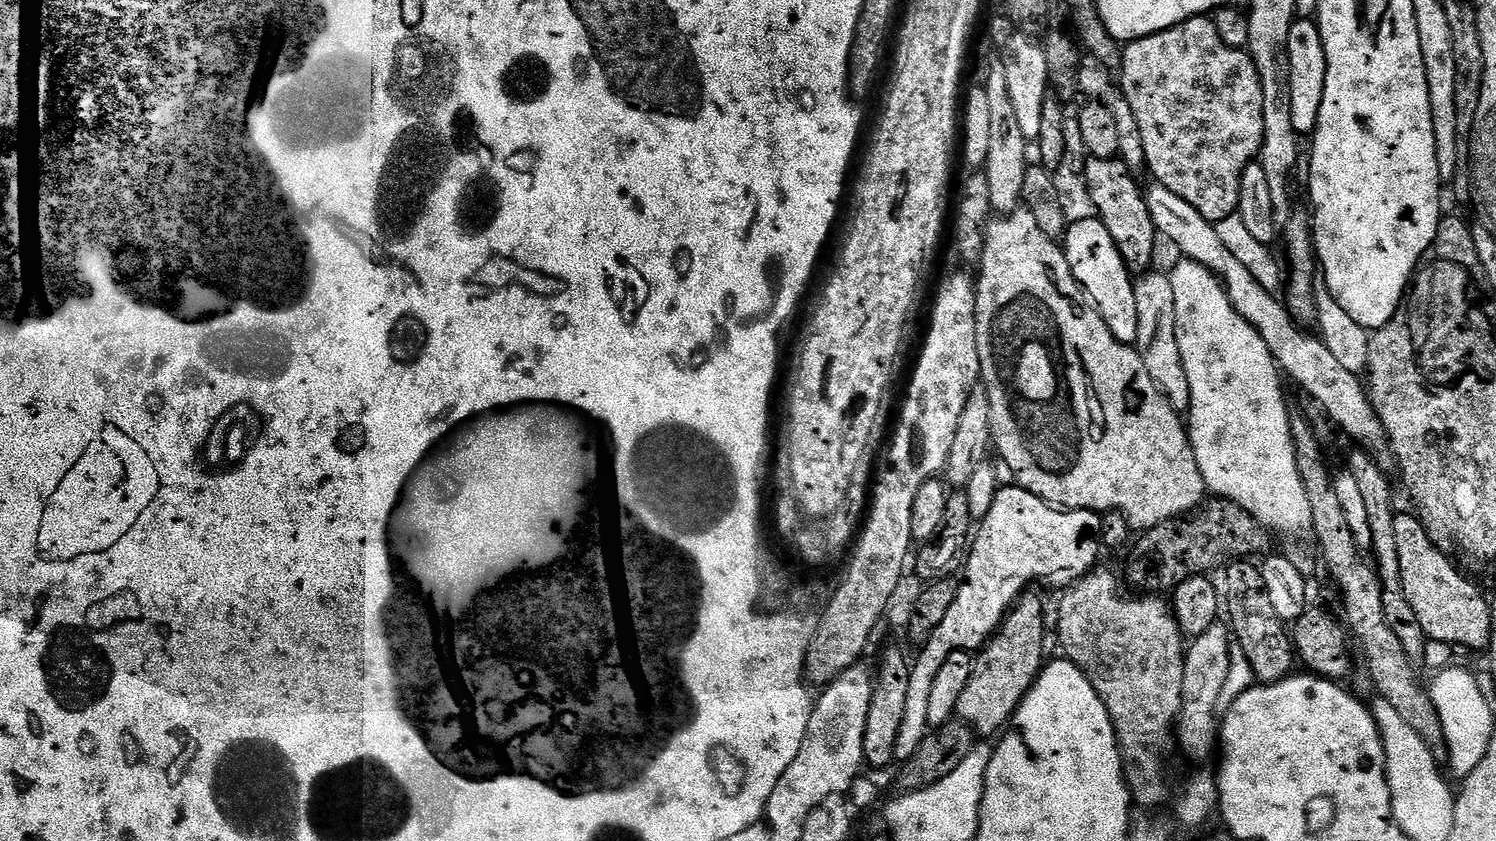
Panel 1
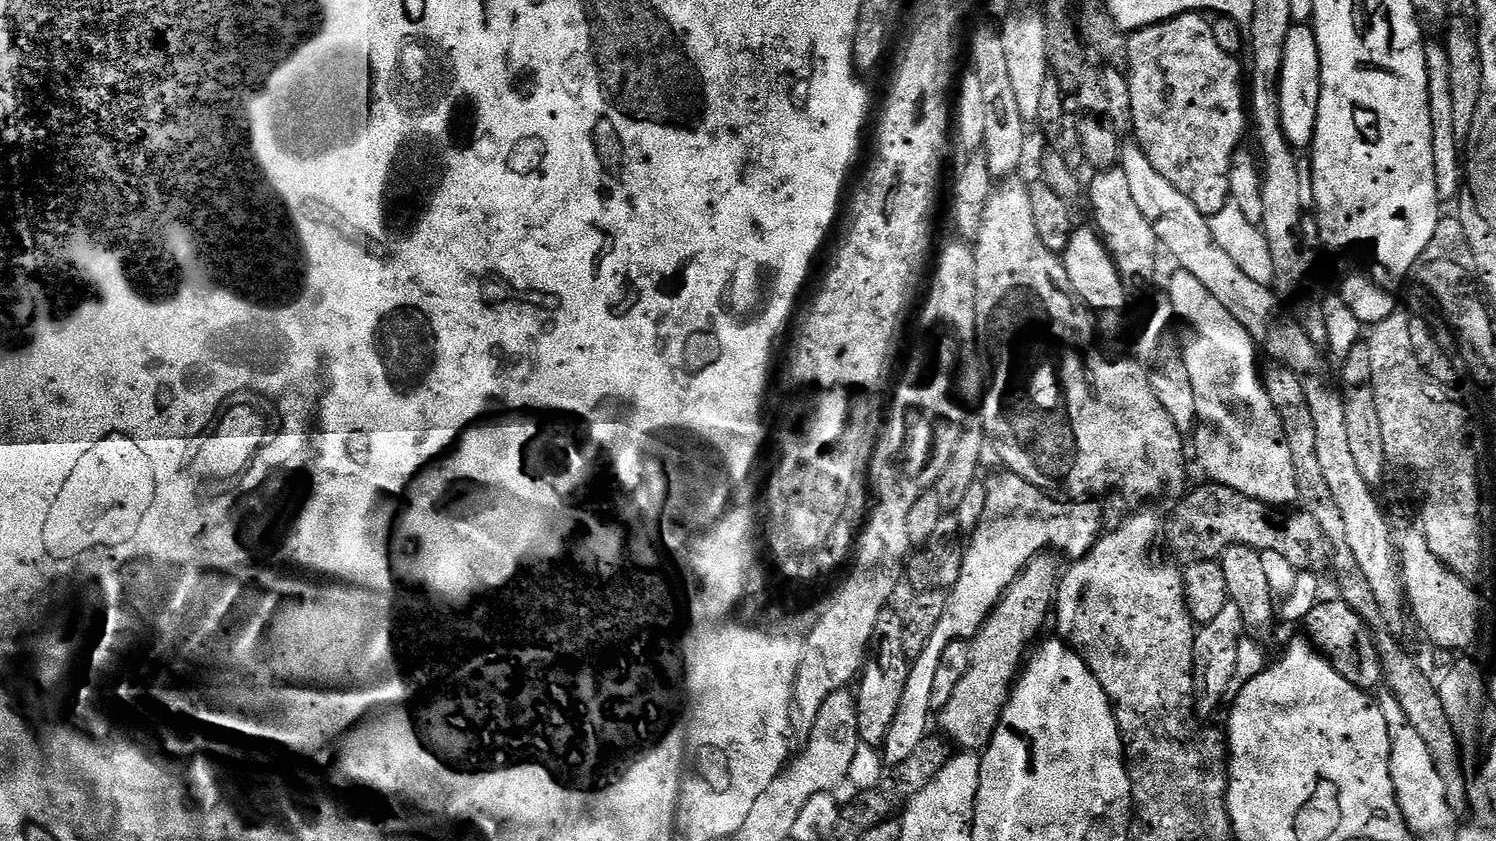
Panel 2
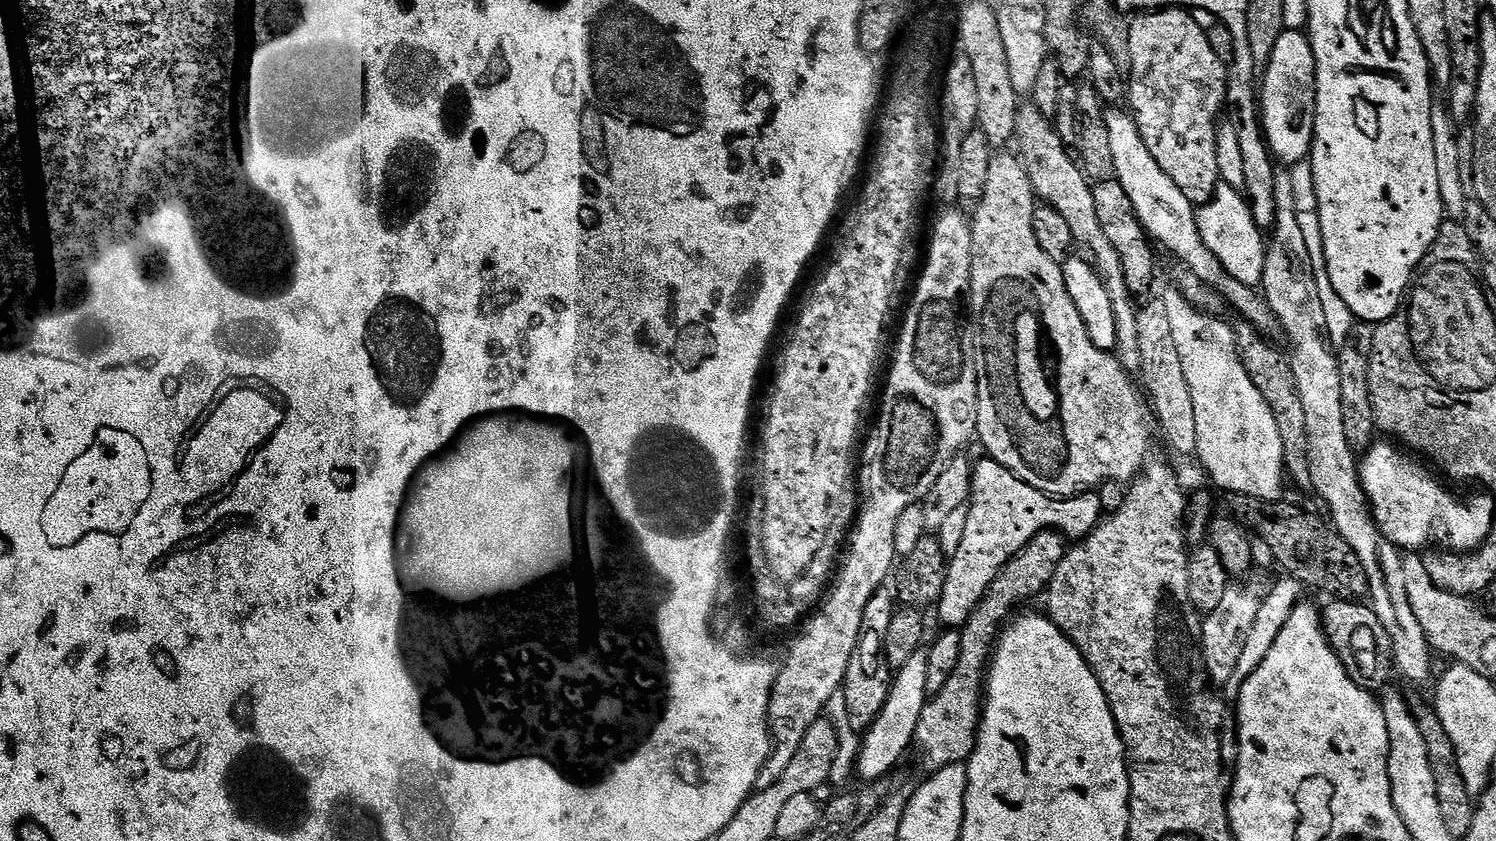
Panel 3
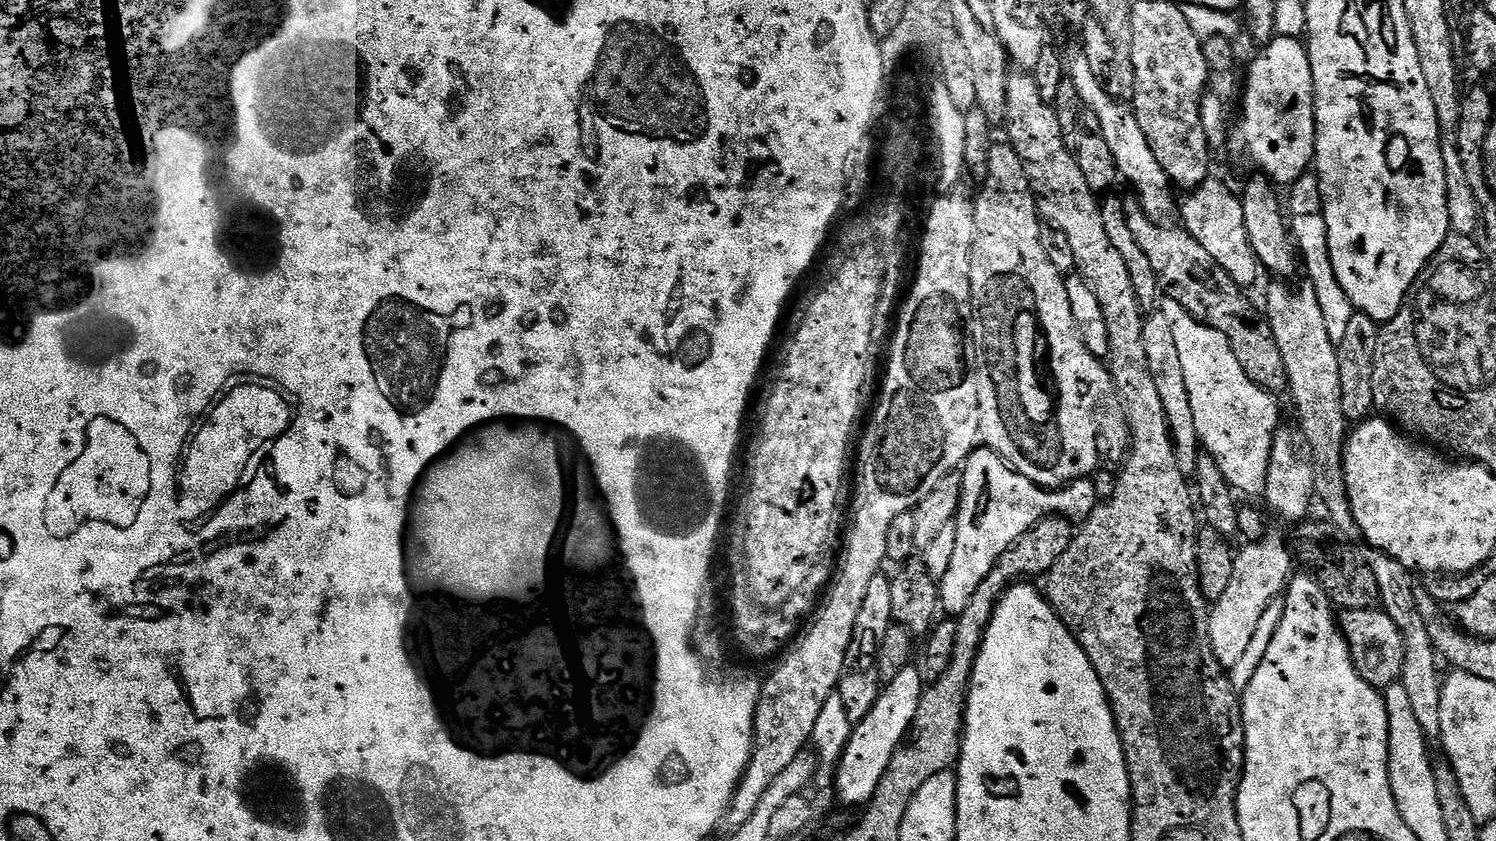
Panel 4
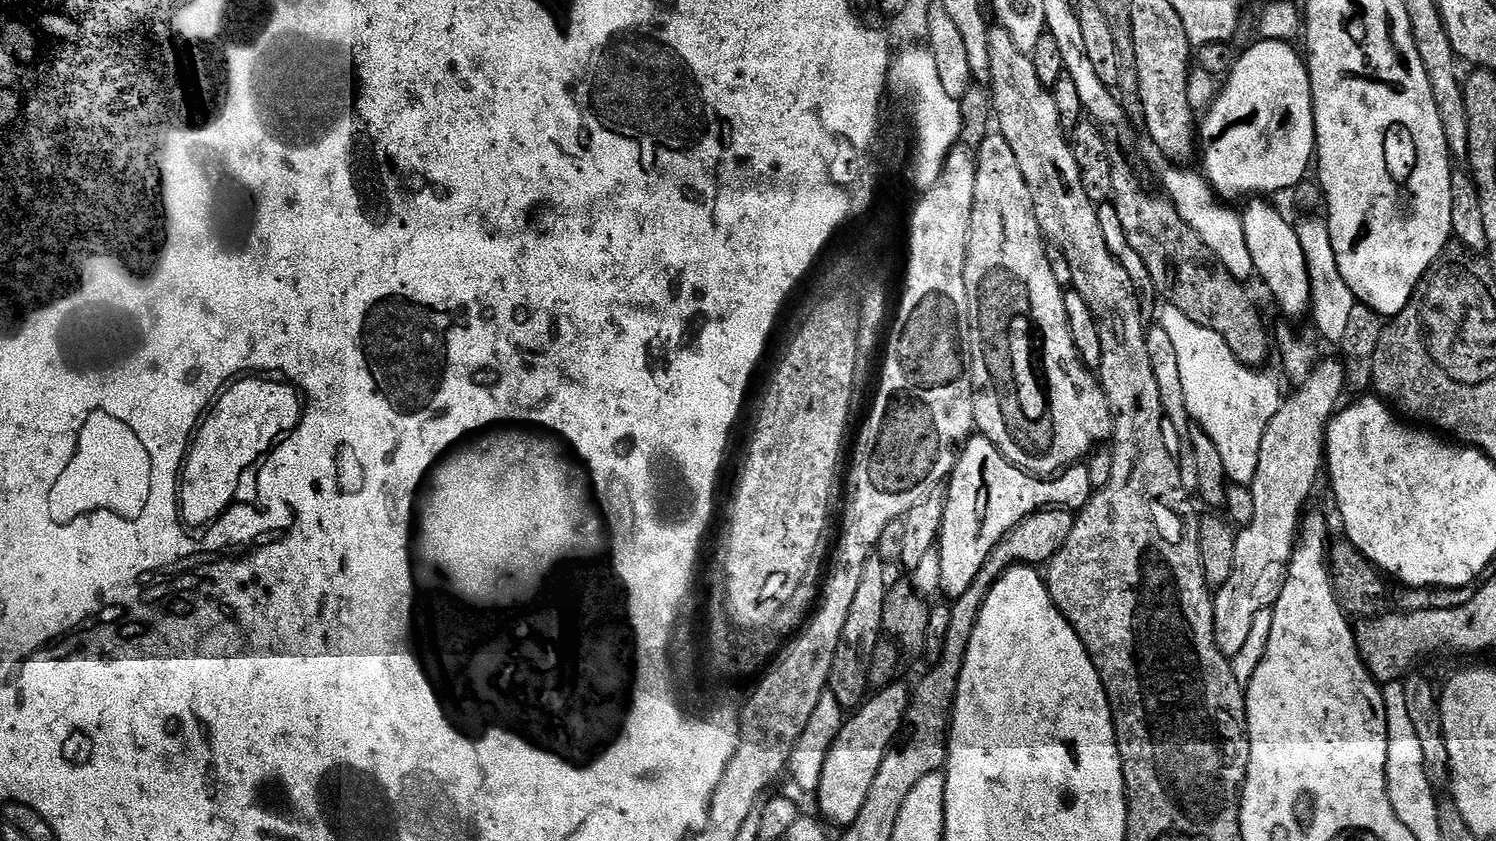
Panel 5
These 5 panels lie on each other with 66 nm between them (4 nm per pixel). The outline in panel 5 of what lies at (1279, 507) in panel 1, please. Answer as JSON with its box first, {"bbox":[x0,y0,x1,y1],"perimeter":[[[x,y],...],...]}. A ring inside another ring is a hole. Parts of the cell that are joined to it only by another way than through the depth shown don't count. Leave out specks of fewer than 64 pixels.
{"bbox":[1158,304,1282,485],"perimeter":[[[1164,304],[1159,309],[1158,322],[1169,335],[1178,357],[1182,394],[1186,394],[1189,416],[1218,446],[1227,479],[1234,484],[1251,485],[1258,470],[1262,434],[1266,434],[1270,418],[1274,418],[1282,403],[1275,378],[1267,376],[1264,370],[1253,370],[1238,362],[1222,334],[1214,334],[1214,330],[1206,330],[1206,326],[1190,322],[1190,318],[1174,306]]]}

